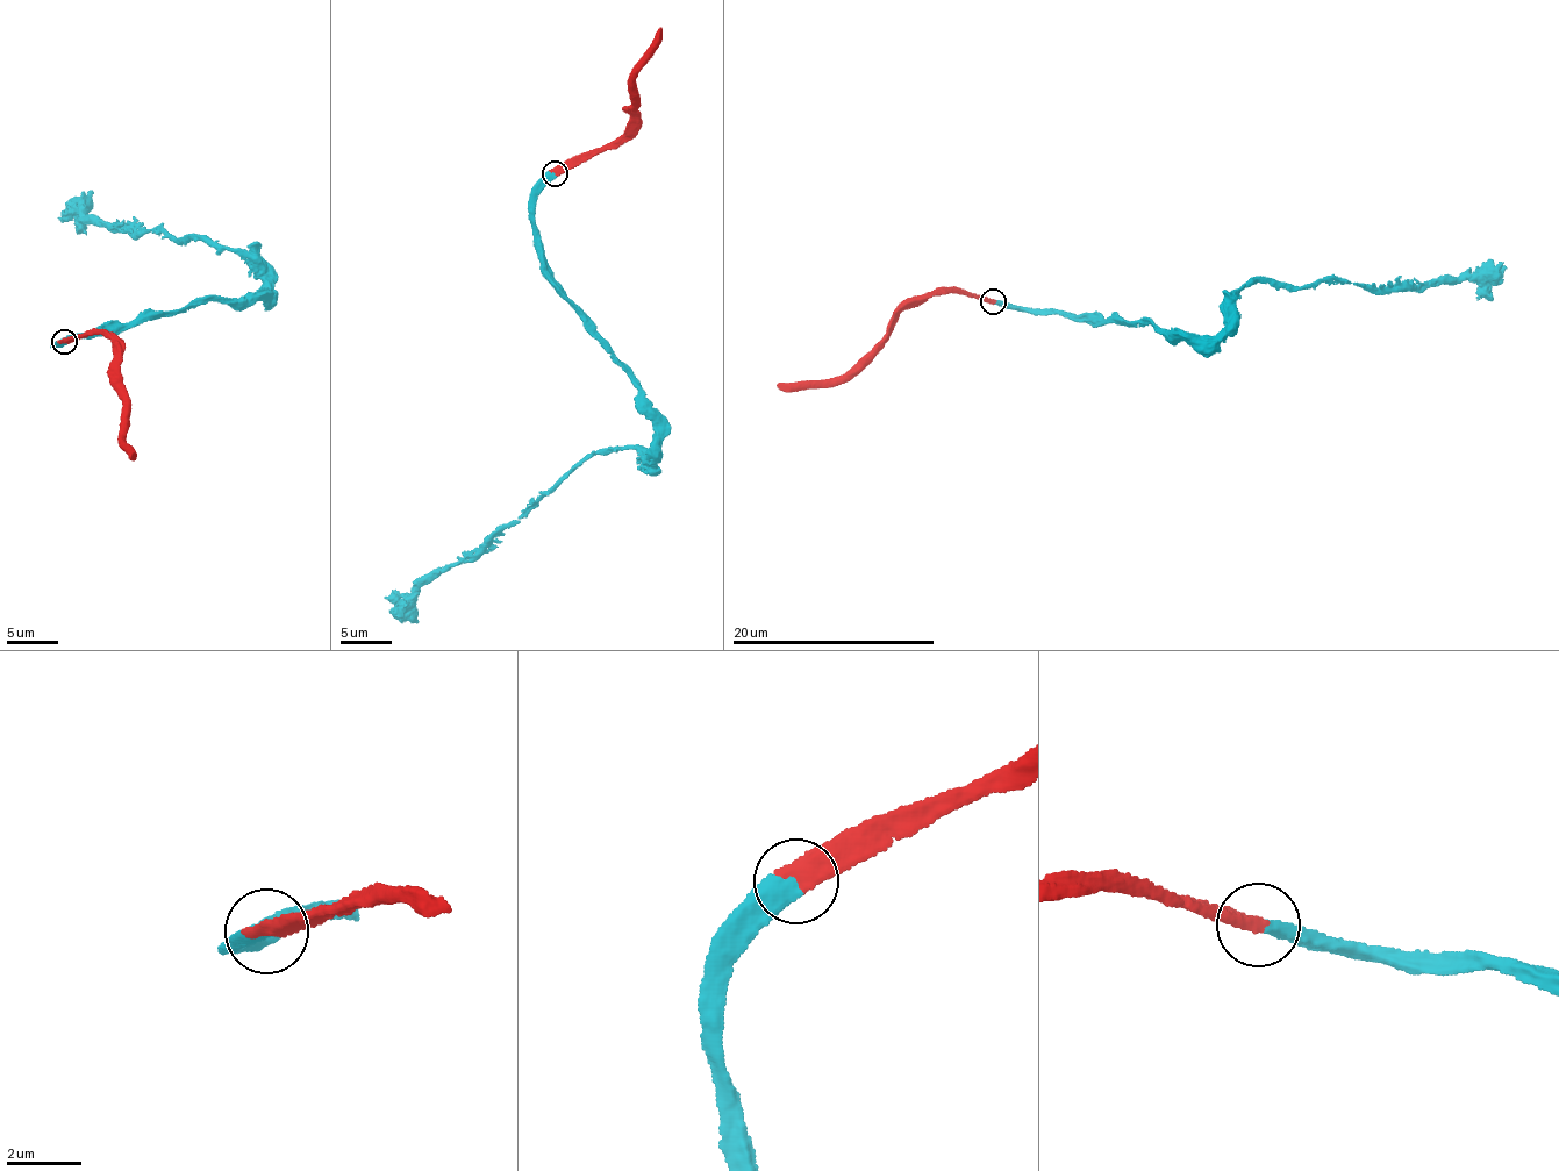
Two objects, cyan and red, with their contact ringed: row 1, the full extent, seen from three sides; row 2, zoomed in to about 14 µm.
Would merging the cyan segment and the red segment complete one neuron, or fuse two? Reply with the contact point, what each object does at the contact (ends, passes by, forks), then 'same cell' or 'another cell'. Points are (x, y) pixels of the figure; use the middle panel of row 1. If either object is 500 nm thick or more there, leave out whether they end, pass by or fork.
at (555, 173); cyan ends there; red ends there; same cell

